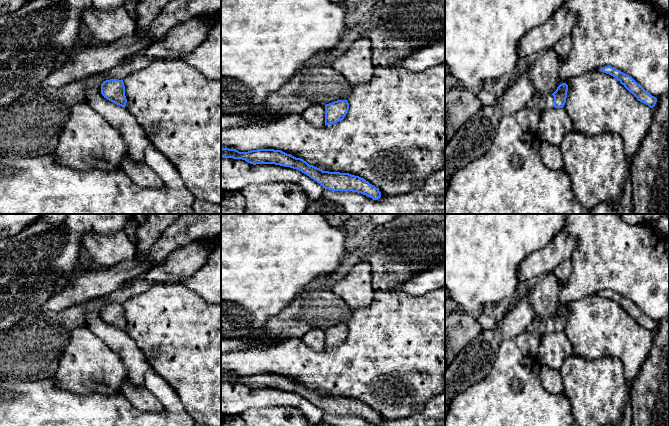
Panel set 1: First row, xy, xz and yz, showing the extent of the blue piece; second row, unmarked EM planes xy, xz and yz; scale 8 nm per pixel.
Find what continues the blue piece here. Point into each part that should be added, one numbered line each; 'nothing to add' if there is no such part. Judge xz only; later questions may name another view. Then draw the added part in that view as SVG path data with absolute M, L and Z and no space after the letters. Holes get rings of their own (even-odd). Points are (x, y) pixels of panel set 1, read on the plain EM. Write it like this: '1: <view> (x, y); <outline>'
nothing to add

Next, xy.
nothing to add

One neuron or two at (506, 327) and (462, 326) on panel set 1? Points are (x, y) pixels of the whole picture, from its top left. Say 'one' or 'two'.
one

